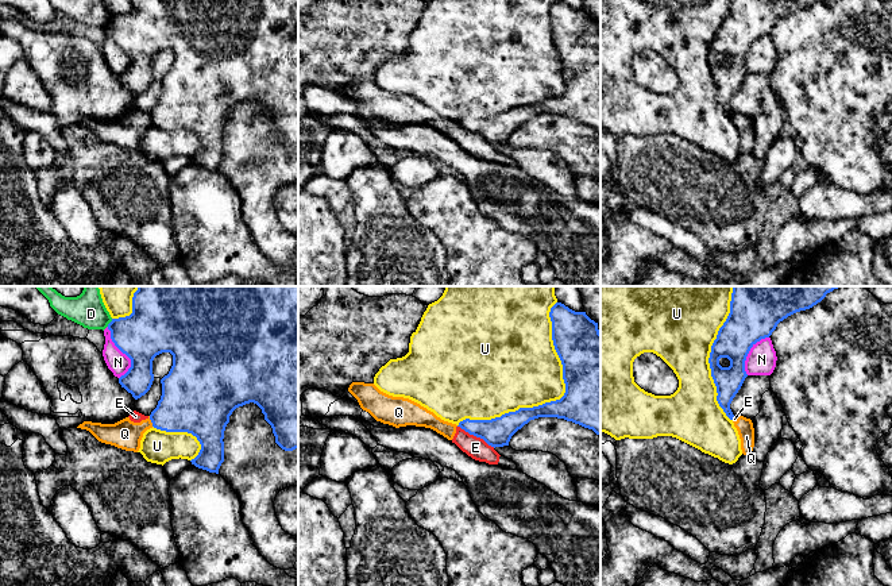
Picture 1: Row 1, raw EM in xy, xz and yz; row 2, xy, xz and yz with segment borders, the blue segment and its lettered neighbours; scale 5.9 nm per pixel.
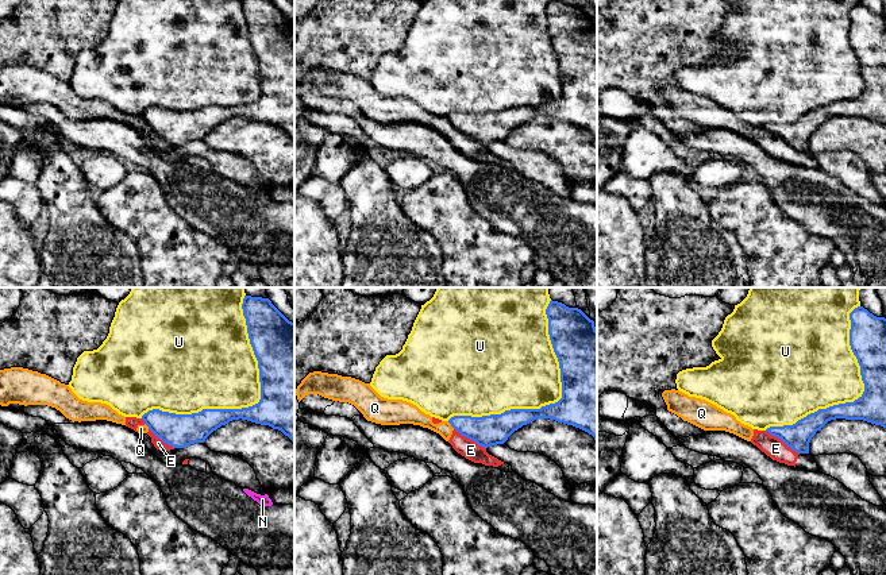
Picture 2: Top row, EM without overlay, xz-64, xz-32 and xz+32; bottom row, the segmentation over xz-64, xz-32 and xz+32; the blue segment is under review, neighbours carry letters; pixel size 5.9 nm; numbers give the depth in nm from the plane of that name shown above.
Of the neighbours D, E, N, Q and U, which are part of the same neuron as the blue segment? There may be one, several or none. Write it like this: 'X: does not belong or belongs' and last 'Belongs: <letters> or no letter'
D: does not belong
E: does not belong
N: does not belong
Q: does not belong
U: does not belong
Belongs: no letter

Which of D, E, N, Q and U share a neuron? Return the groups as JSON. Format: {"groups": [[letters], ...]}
{"groups": [["D"], ["E", "Q"], ["N"], ["U"]]}

